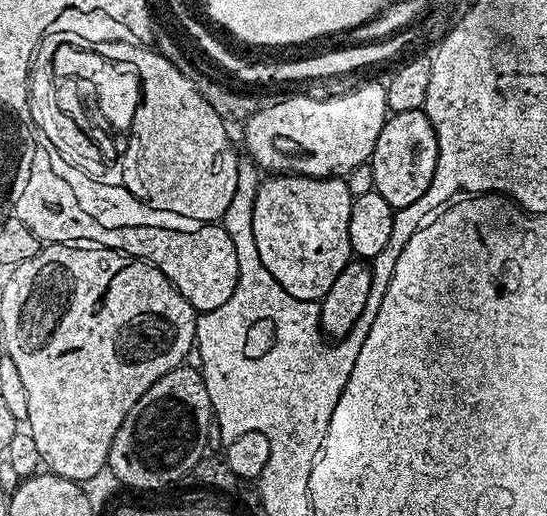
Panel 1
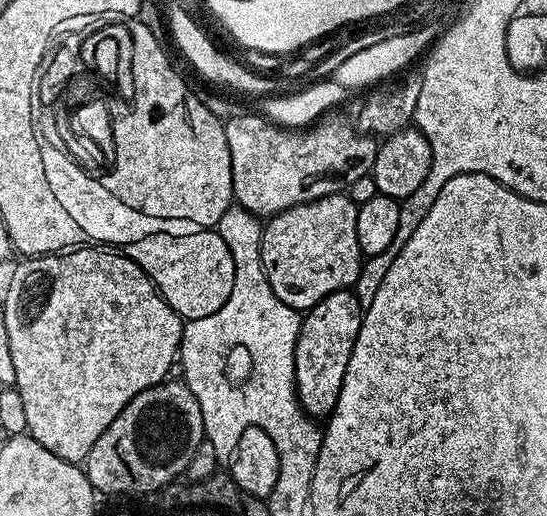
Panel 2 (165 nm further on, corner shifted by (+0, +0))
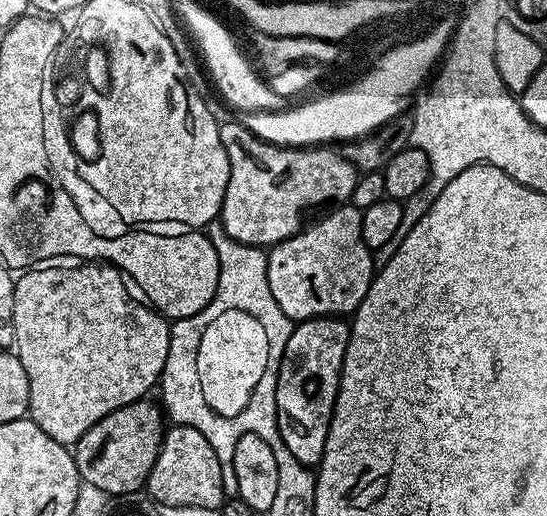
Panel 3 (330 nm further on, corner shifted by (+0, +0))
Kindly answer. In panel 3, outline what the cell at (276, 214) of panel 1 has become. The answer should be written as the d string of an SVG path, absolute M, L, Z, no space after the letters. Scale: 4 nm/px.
M336 206L327 214L321 215L320 221L309 223L300 229L298 234L286 238L281 244L272 245L268 252L268 277L270 278L270 294L274 294L274 302L282 306L282 310L293 322L312 320L316 316L347 317L355 313L357 306L366 298L372 285L374 275L374 252L366 246L362 238L361 209L351 206Z

